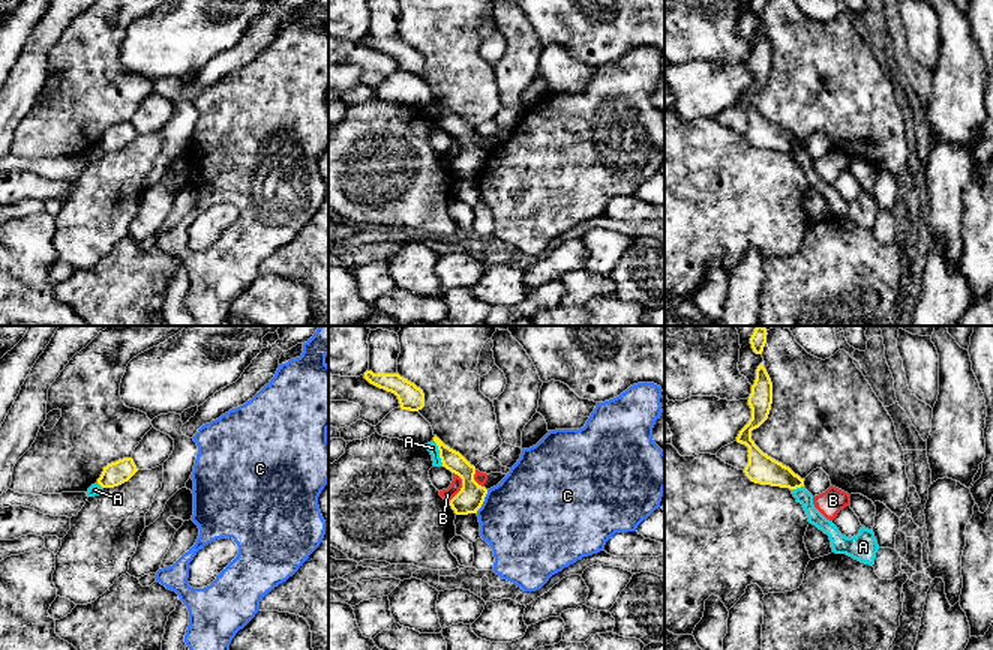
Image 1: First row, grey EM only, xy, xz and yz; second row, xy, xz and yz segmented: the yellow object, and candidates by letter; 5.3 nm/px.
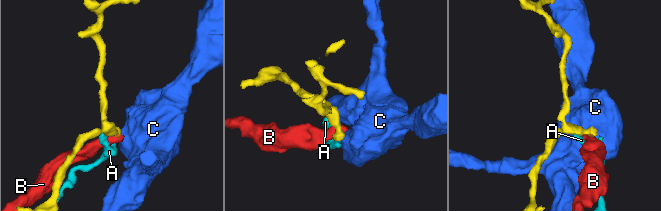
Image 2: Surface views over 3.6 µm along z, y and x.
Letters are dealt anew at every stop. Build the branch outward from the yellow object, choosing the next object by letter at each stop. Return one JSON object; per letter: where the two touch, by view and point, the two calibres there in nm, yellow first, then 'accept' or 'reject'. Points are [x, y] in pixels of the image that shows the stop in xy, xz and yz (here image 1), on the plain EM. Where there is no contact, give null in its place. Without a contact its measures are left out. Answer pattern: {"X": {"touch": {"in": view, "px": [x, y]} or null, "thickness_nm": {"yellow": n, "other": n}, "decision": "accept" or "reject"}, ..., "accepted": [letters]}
{"A": {"touch": {"in": "xz", "px": [440, 117]}, "thickness_nm": {"yellow": 110, "other": 60}, "decision": "reject"}, "B": {"touch": {"in": "xz", "px": [462, 150]}, "thickness_nm": {"yellow": 140, "other": 70}, "decision": "reject"}, "C": {"touch": {"in": "xz", "px": [483, 164]}, "thickness_nm": {"yellow": 140, "other": 480}, "decision": "reject"}, "accepted": []}

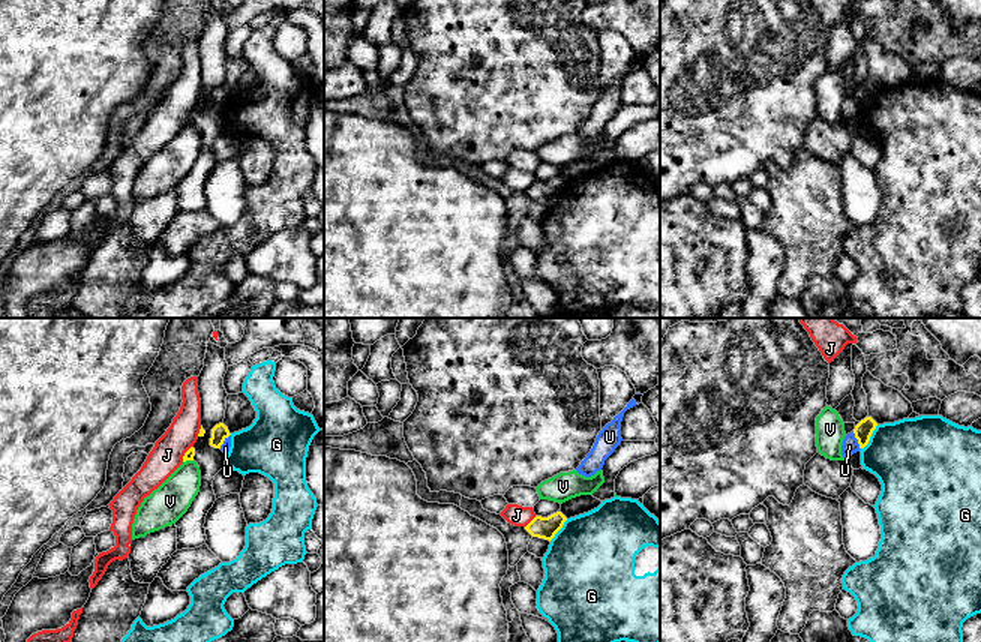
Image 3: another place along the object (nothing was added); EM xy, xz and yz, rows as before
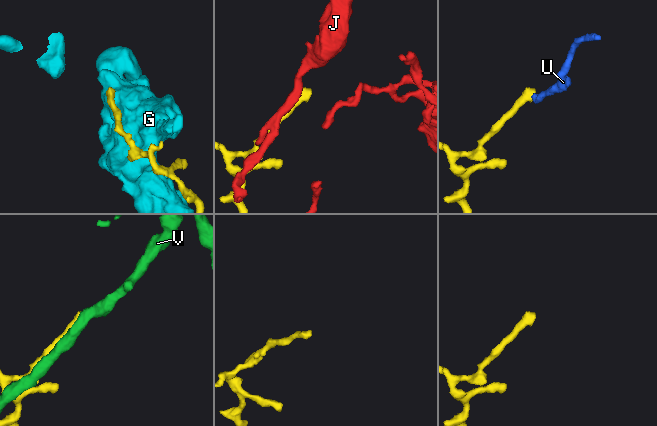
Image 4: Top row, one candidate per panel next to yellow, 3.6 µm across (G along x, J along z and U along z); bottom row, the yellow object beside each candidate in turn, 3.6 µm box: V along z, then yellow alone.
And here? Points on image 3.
{"G": {"touch": {"in": "yz", "px": [870, 99]}, "thickness_nm": {"yellow": 100, "other": 420}, "decision": "reject"}, "J": {"touch": {"in": "xz", "px": [530, 186]}, "thickness_nm": {"yellow": 120, "other": 110}, "decision": "reject"}, "U": {"touch": {"in": "yz", "px": [858, 105]}, "thickness_nm": {"yellow": 100, "other": 90}, "decision": "reject"}, "V": {"touch": {"in": "xy", "px": [188, 123]}, "thickness_nm": {"yellow": 50, "other": 200}, "decision": "reject"}, "accepted": []}

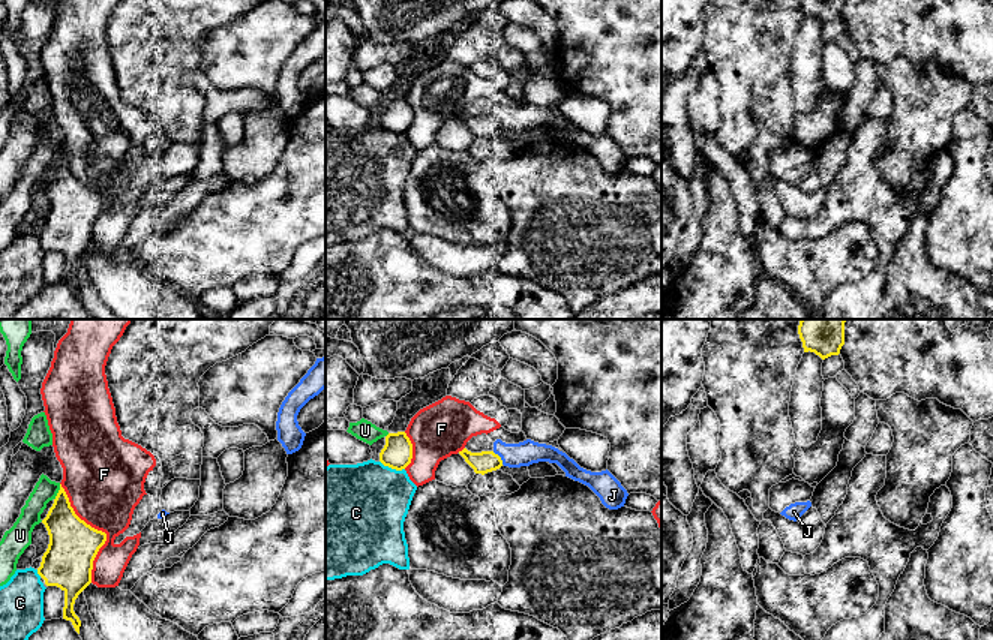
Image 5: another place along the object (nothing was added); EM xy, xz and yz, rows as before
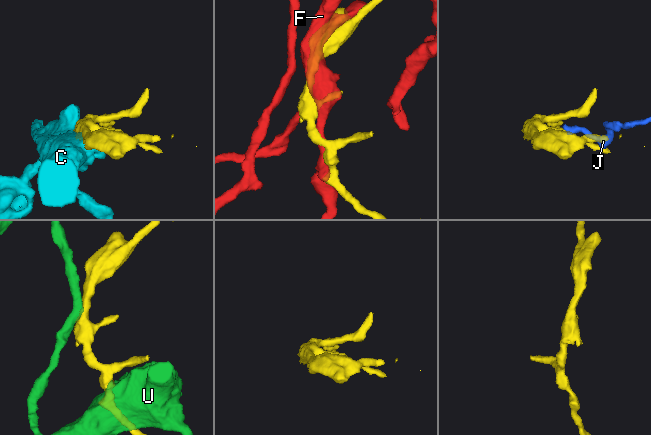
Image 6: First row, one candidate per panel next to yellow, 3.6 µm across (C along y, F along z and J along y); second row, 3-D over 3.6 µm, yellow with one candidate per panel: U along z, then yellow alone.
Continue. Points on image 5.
{"C": {"touch": {"in": "xz", "px": [392, 132]}, "thickness_nm": {"yellow": 160, "other": 460}, "decision": "reject"}, "F": {"touch": {"in": "xy", "px": [99, 195]}, "thickness_nm": {"yellow": 260, "other": 420}, "decision": "reject"}, "J": {"touch": {"in": "xz", "px": [500, 122]}, "thickness_nm": {"yellow": 120, "other": 130}, "decision": "accept"}, "U": {"touch": {"in": "xy", "px": [59, 156]}, "thickness_nm": {"yellow": 220, "other": 120}, "decision": "reject"}, "accepted": ["J"]}

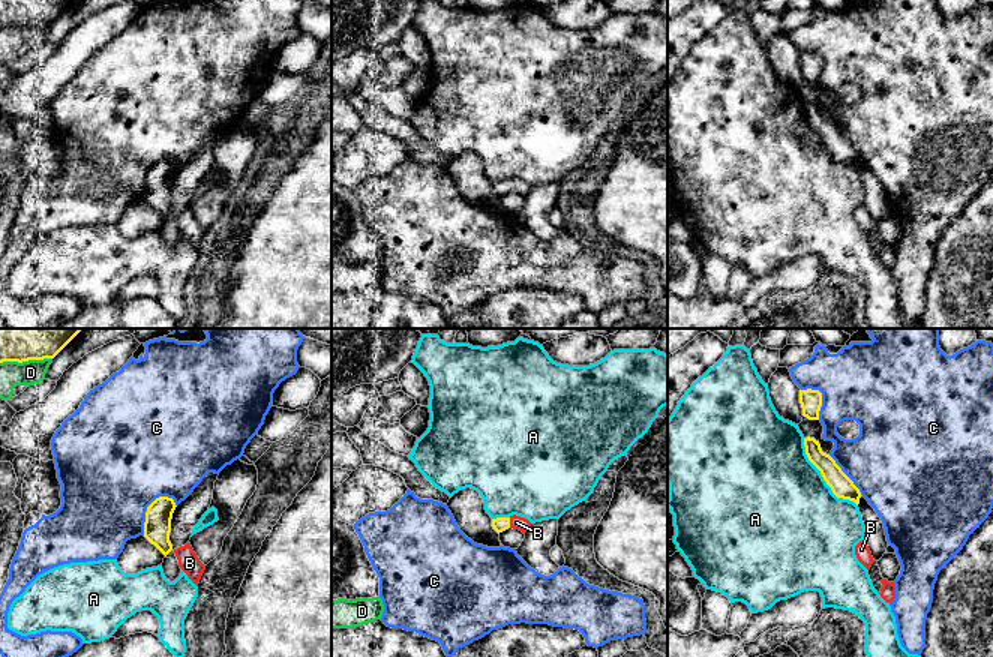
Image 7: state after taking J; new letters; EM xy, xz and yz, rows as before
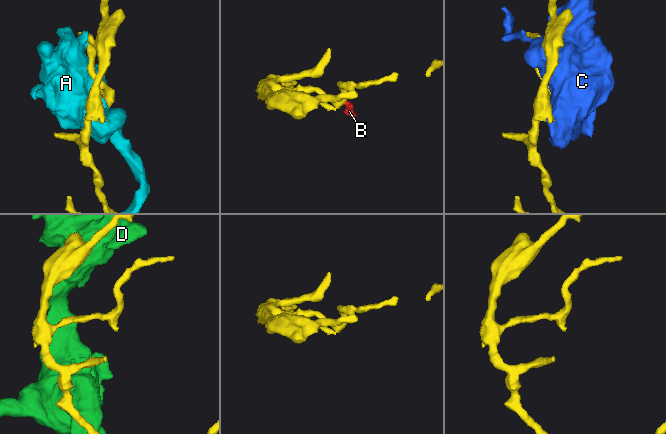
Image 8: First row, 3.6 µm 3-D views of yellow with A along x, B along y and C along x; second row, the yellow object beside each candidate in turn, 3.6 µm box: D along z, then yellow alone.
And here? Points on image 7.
{"A": {"touch": {"in": "yz", "px": [822, 140]}, "thickness_nm": {"yellow": 120, "other": 500}, "decision": "reject"}, "B": {"touch": {"in": "xz", "px": [509, 186]}, "thickness_nm": {"yellow": 80, "other": 80}, "decision": "accept"}, "C": {"touch": {"in": "xy", "px": [147, 173]}, "thickness_nm": {"yellow": 140, "other": 480}, "decision": "reject"}, "D": {"touch": {"in": "xy", "px": [26, 24]}, "thickness_nm": {"yellow": 140, "other": 140}, "decision": "reject"}, "accepted": ["B"]}

